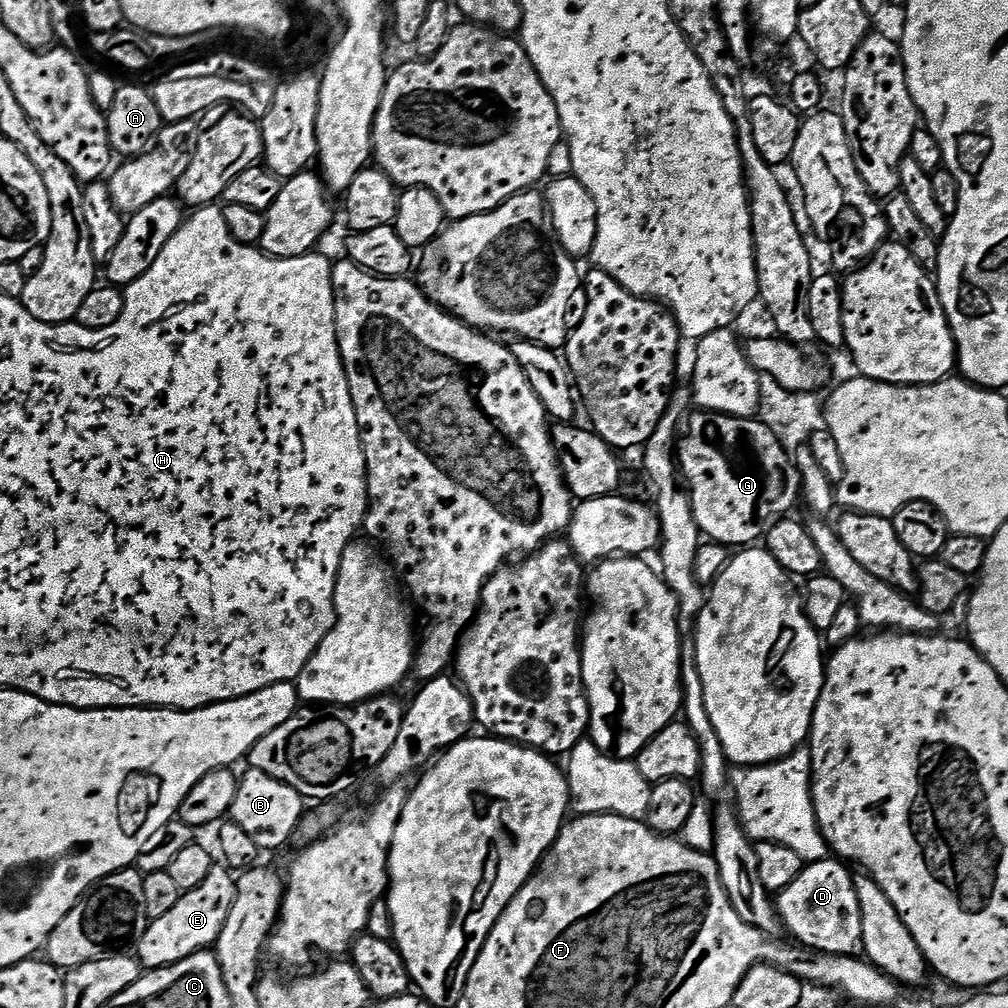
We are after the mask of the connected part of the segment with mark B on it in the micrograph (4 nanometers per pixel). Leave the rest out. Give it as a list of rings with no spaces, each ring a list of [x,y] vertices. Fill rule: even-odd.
[[[248,768],[245,776],[239,777],[238,794],[234,794],[234,806],[230,819],[254,842],[258,842],[261,850],[280,848],[291,836],[297,835],[300,821],[306,815],[306,801],[294,786],[286,786],[286,782],[278,782],[278,778],[270,778],[270,774],[262,774],[262,770]]]

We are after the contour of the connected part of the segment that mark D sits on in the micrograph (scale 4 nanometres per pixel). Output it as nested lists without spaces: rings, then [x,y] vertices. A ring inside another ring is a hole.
[[[836,858],[805,864],[802,874],[774,900],[783,923],[792,927],[795,943],[835,956],[860,956],[864,951],[862,910],[849,865]]]

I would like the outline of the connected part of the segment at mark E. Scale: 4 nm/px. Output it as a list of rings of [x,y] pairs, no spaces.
[[[213,866],[210,878],[202,886],[180,895],[178,902],[162,918],[149,920],[148,929],[134,946],[134,955],[145,969],[165,968],[182,962],[196,952],[211,949],[230,918],[230,906],[236,897],[236,876],[227,867]]]

